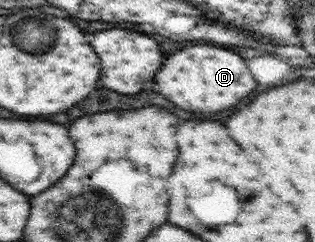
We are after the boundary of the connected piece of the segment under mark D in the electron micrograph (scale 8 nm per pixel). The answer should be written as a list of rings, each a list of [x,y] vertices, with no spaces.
[[[210,44],[190,46],[170,54],[164,66],[158,70],[154,82],[160,86],[160,94],[168,98],[172,104],[176,104],[182,110],[194,110],[194,112],[204,112],[206,108],[208,112],[220,112],[222,108],[232,108],[256,88],[256,82],[248,72],[244,58],[226,48]]]

